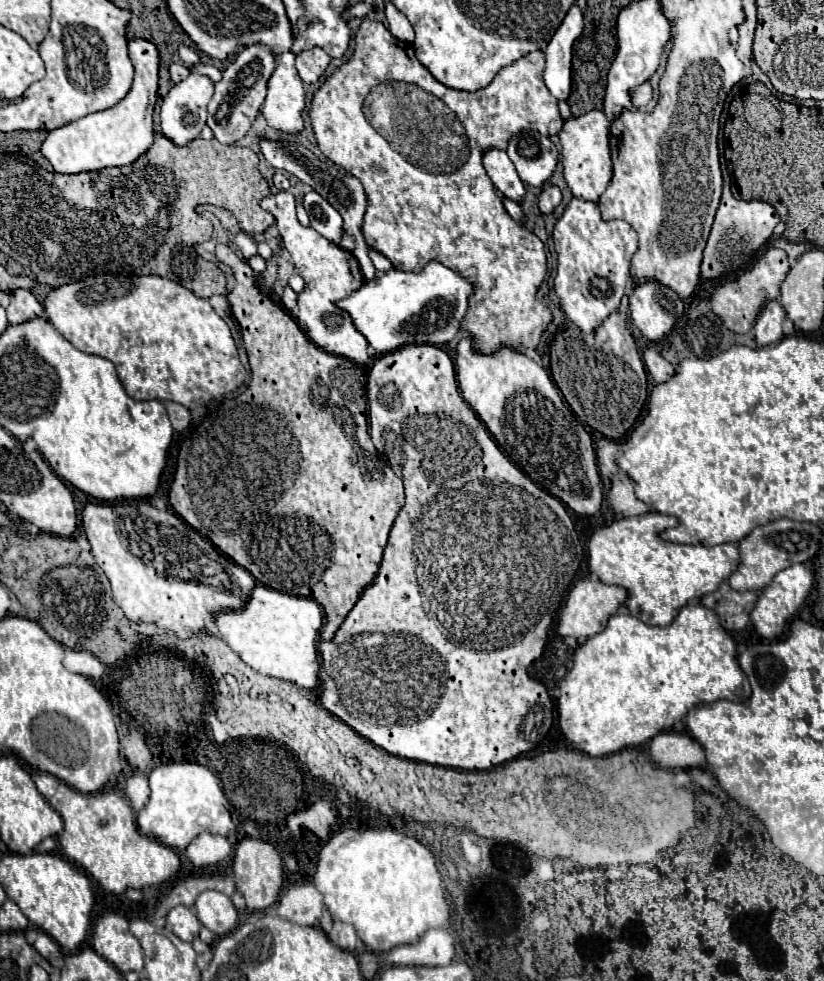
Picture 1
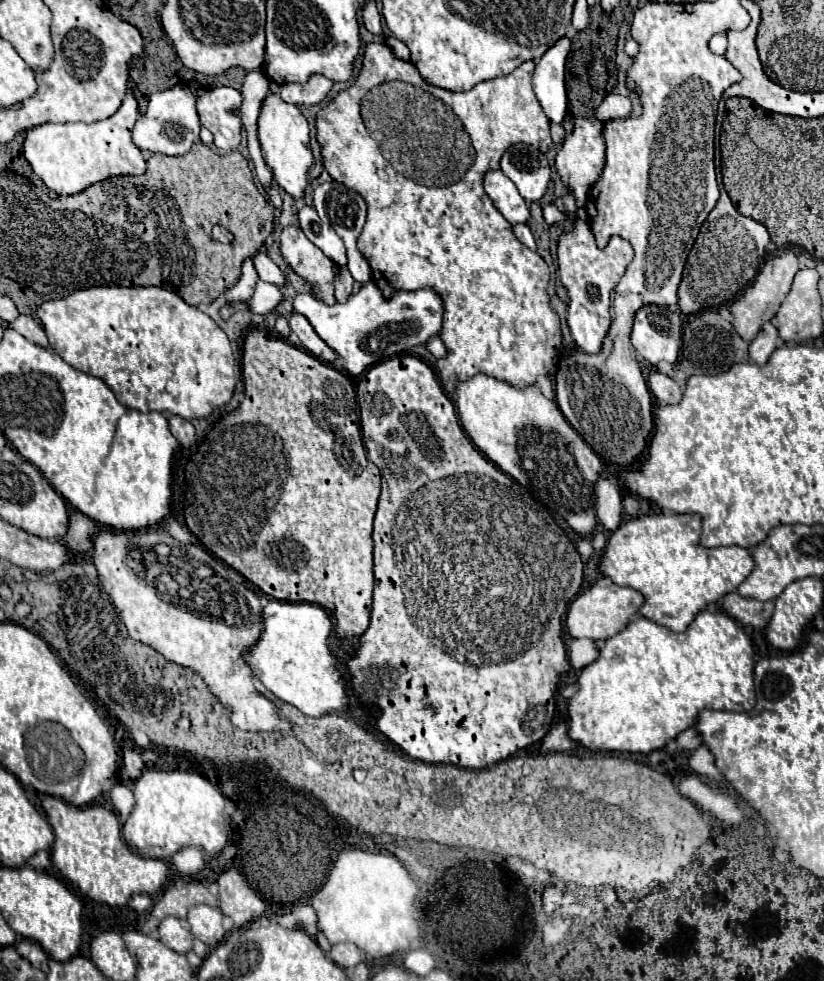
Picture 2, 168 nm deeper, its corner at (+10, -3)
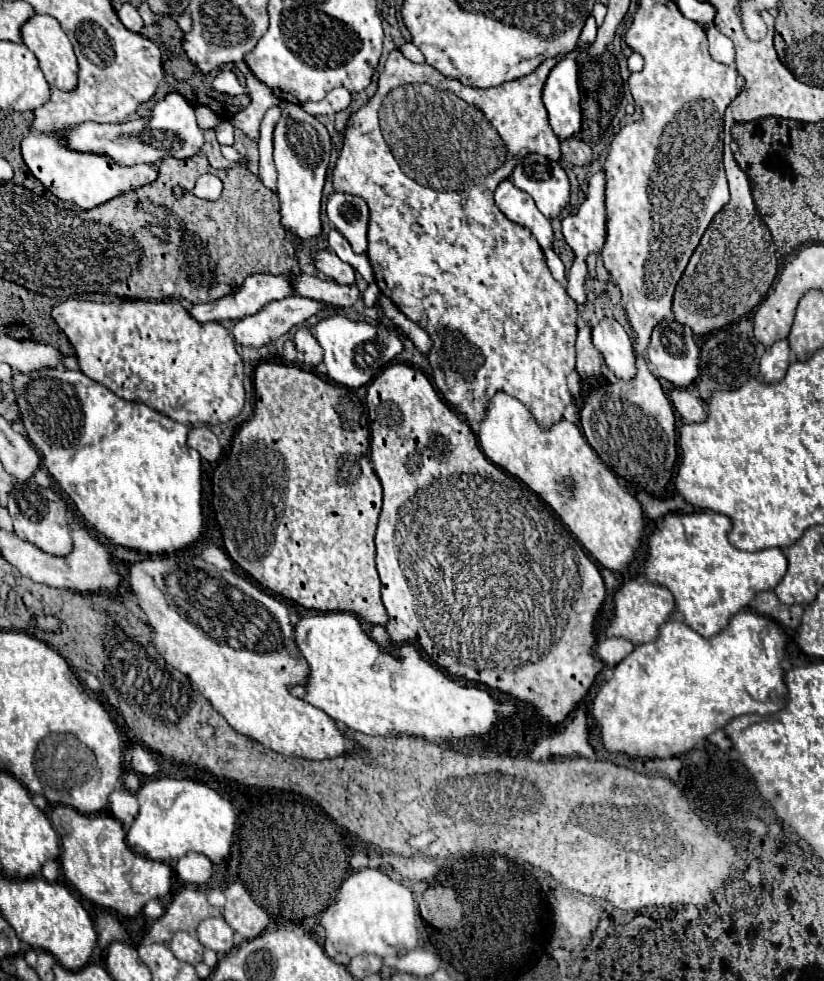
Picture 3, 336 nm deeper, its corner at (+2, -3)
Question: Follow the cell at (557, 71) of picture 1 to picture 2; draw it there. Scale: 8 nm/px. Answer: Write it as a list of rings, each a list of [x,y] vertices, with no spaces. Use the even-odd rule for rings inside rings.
[[[560,37],[536,63],[534,71],[534,93],[550,121],[562,123],[566,115],[566,85],[564,85],[564,63],[570,51],[570,39]]]

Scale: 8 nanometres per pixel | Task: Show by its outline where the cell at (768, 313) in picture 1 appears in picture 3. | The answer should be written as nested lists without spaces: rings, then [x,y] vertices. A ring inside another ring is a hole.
[[[782,339],[766,349],[762,361],[760,361],[760,375],[764,383],[778,383],[784,379],[790,365],[790,347],[788,341]]]

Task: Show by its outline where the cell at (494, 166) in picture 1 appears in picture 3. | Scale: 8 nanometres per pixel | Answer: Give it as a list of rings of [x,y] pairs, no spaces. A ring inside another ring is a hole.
[[[504,179],[496,191],[494,191],[494,201],[496,207],[514,223],[528,227],[532,231],[532,235],[538,239],[542,249],[550,249],[552,241],[554,241],[554,231],[550,221],[538,211],[534,199],[520,191],[518,187],[514,187],[508,179]]]

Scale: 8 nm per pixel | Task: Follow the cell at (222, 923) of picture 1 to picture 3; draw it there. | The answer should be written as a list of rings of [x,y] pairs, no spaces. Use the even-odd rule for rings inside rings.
[[[222,917],[204,919],[198,925],[198,939],[206,949],[212,949],[212,951],[218,951],[218,953],[226,953],[234,947],[232,929]]]

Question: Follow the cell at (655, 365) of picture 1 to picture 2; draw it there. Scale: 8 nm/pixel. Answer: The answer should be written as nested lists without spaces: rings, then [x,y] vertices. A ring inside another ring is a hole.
[[[658,369],[650,371],[648,387],[656,395],[658,403],[678,403],[682,397],[682,389],[668,375],[660,373]]]

